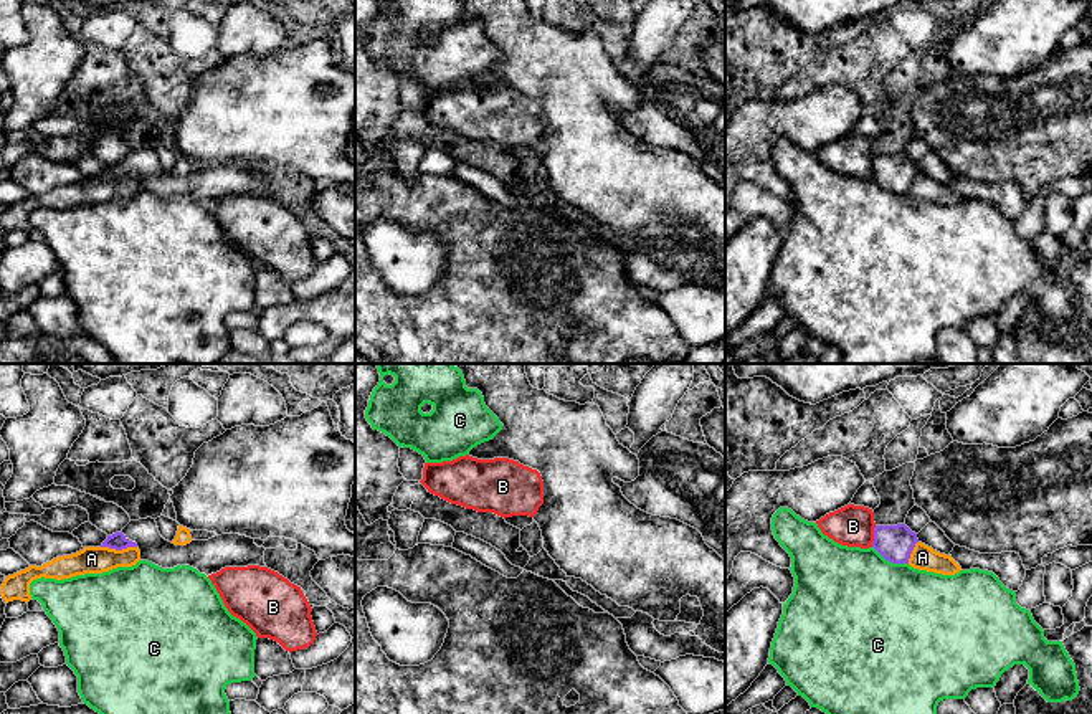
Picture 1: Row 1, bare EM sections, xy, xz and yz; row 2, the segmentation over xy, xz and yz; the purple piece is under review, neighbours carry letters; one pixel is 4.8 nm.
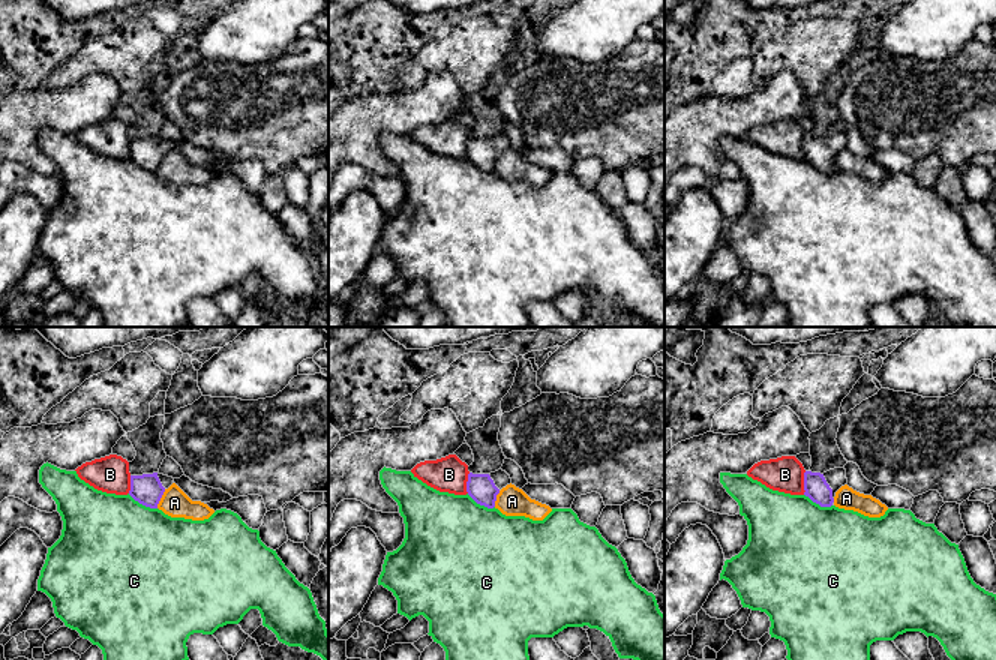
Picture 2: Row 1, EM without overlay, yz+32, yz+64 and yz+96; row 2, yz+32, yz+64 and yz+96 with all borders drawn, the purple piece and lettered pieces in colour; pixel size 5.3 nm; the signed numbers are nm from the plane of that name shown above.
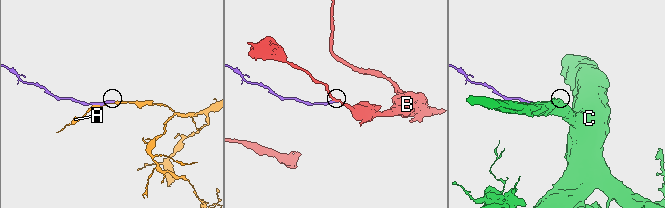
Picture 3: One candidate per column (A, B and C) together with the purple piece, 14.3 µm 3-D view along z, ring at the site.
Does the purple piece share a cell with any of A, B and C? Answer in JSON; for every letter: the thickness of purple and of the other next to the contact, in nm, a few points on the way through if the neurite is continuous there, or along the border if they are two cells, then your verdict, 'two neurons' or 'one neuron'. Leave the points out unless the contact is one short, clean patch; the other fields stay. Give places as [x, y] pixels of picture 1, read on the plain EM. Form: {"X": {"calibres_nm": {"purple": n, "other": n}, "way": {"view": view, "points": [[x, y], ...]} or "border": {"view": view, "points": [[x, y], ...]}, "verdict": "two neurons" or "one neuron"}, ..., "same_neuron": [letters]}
{"A": {"calibres_nm": {"purple": 90, "other": 130}, "verdict": "two neurons"}, "B": {"calibres_nm": {"purple": 180, "other": 200}, "border": {"view": "yz", "points": [[876, 156], [871, 176]]}, "verdict": "two neurons"}, "C": {"calibres_nm": {"purple": 180, "other": 480}, "verdict": "two neurons"}, "same_neuron": []}

